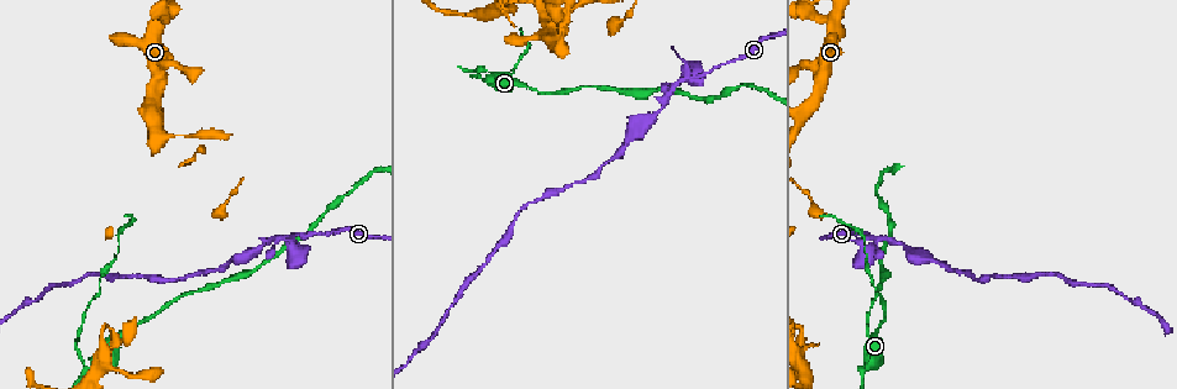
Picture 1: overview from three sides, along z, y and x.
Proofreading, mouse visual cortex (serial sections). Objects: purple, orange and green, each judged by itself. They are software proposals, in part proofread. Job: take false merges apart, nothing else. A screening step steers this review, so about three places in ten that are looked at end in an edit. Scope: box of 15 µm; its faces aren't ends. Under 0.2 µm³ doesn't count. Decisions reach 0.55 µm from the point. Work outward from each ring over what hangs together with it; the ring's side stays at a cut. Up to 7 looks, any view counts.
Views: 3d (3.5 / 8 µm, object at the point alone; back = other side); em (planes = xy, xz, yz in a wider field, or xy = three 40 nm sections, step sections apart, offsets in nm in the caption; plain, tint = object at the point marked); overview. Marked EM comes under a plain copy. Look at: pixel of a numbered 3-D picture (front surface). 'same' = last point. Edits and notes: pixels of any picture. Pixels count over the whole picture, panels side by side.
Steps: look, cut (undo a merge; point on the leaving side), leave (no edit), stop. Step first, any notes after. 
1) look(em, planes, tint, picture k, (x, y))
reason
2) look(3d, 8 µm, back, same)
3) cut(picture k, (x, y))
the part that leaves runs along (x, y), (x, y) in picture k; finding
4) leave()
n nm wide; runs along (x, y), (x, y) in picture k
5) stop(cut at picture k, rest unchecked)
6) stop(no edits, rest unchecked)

look(3d, 3.5 µm, picture 1, (831, 16))
arms part here

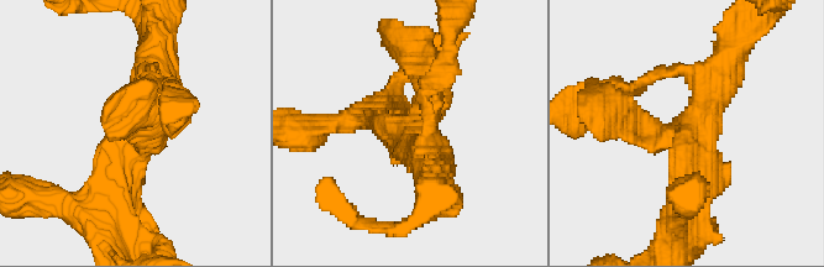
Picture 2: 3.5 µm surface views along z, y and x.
look(em, xy, step 5, tint, picture 2, (684, 132))

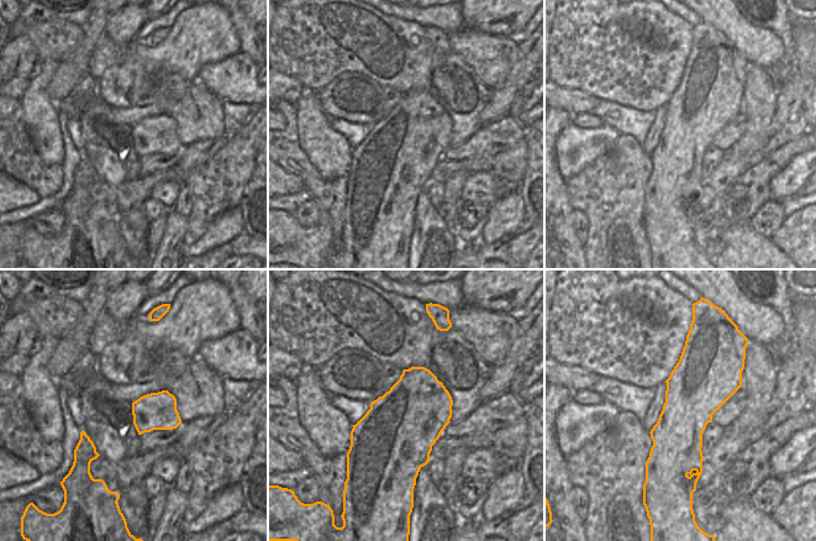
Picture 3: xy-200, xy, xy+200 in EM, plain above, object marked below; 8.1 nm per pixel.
look(em, xy, step 1, tint, same)

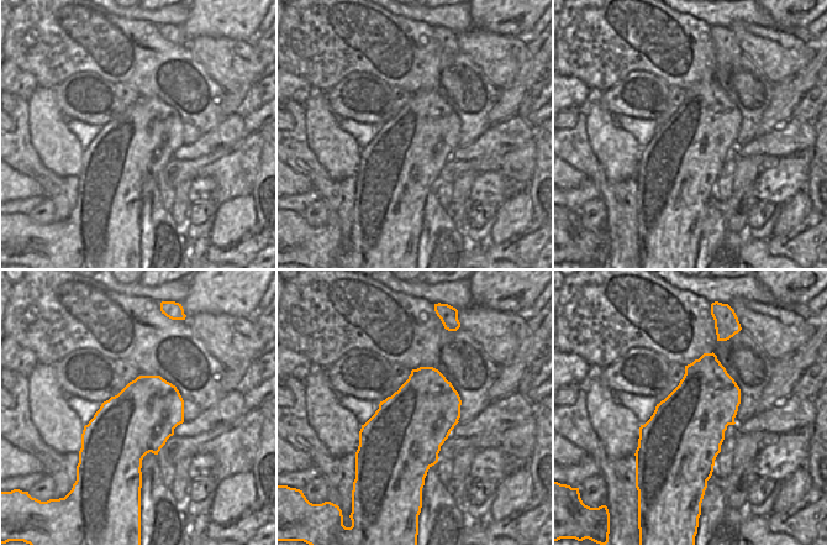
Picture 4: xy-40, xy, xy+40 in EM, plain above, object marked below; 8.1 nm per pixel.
leave()
3 arms; runs along (686, 205), (696, 145), (617, 110) in picture 2; continuous, no second cell

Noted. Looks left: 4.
look(3d, 8 µm, picture 1, (492, 72))
a narrow waist

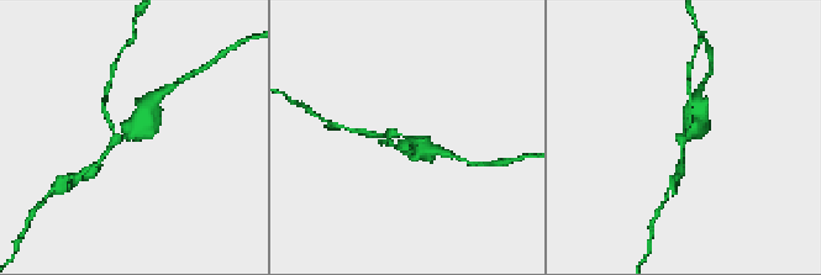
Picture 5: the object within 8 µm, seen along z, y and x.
look(em, xy, step 1, tint, picture 5, (403, 136))

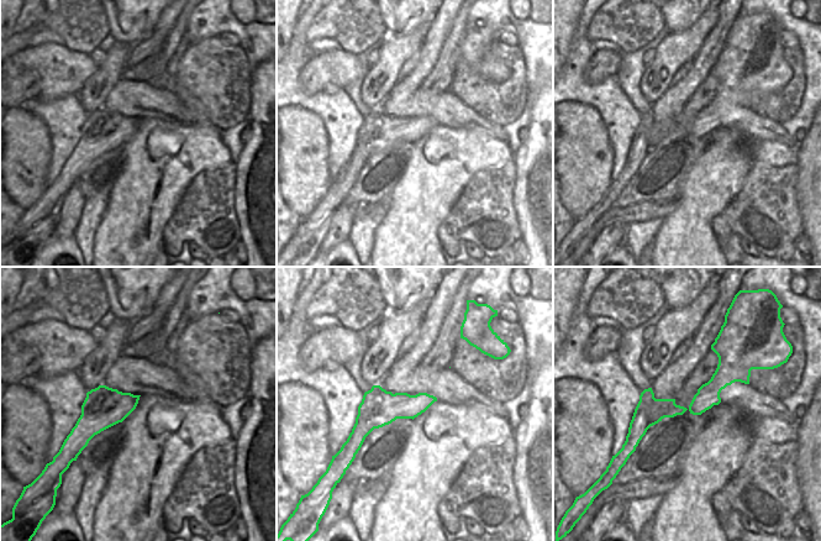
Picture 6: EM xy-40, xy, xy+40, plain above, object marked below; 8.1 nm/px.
cut(picture 5, (106, 116))
the part that leaves runs along (122, 139), (114, 138), (104, 96) in picture 5; two cells meet here

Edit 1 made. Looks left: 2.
look(3d, 3.5 µm, picture 1, (293, 237))

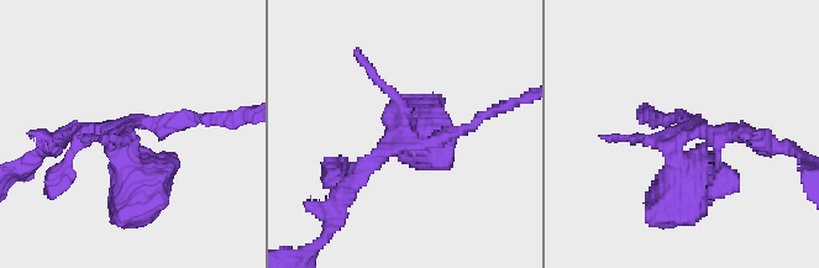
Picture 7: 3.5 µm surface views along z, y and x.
look(em, planes, tint, picture 7, (407, 141))

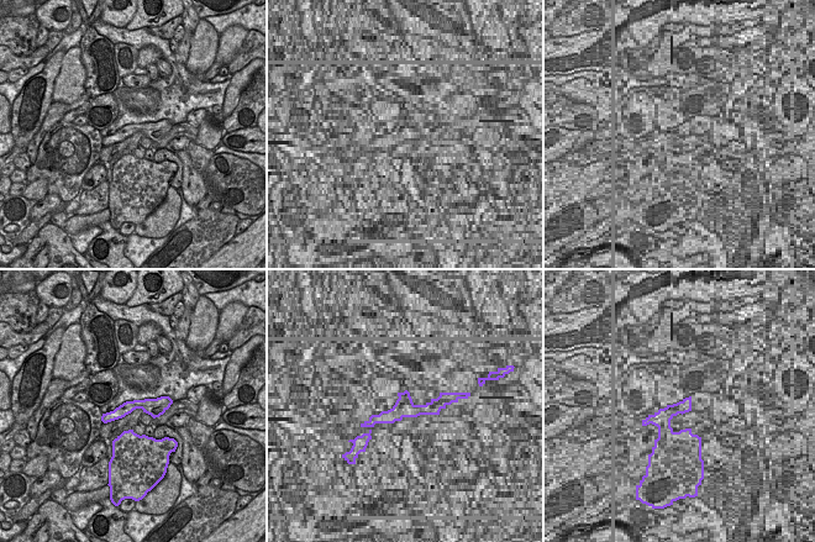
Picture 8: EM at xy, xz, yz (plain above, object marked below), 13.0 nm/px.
leave()
all the same cell

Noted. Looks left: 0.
stop(cut at picture 5, rest unchecked)

